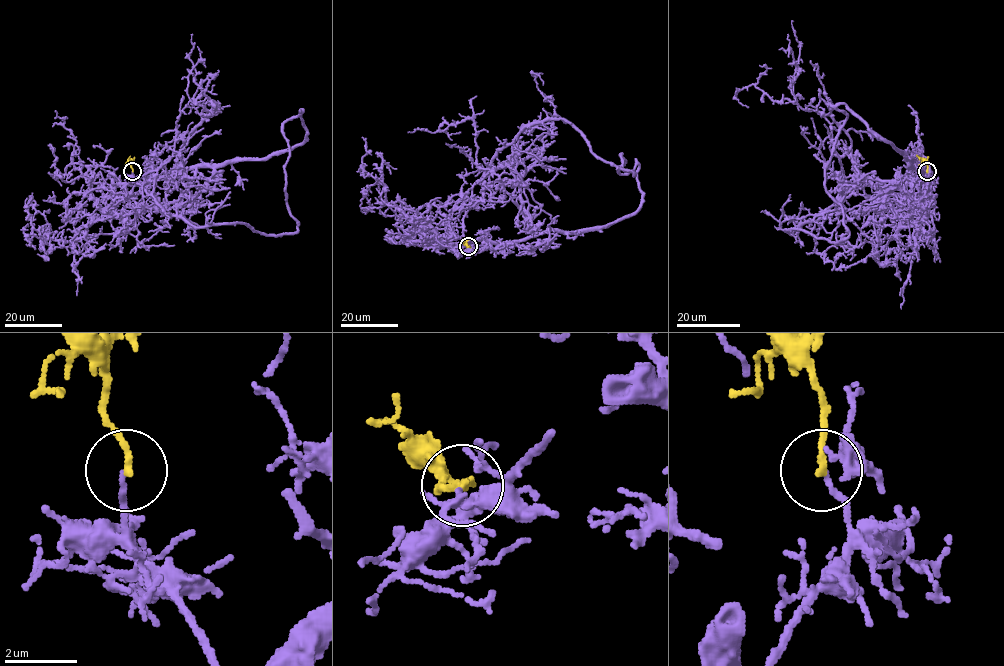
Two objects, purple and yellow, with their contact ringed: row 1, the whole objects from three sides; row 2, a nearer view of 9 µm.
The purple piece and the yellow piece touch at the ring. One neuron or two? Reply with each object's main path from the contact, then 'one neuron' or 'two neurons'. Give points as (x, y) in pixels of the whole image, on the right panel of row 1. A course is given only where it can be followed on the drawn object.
course purple (927, 172), (920, 190), (923, 174), (910, 161), (838, 105), (846, 120), (825, 169), (825, 190), (837, 204); course yellow (927, 172), (927, 165), (917, 155); one neuron

